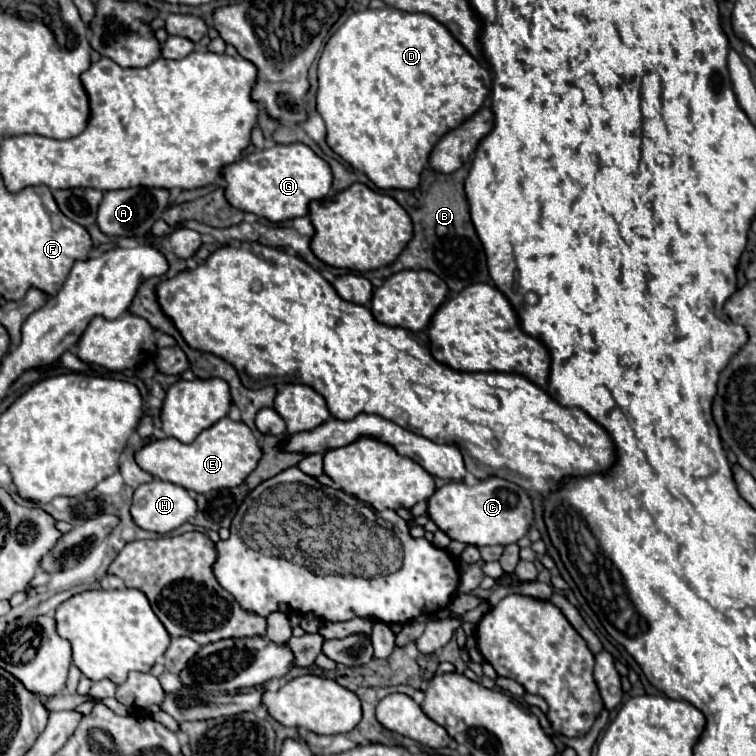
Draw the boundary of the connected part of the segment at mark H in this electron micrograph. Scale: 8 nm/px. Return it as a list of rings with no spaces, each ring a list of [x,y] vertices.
[[[152,480],[152,482],[142,484],[134,490],[130,516],[142,530],[166,534],[166,532],[172,532],[174,528],[178,528],[180,524],[188,522],[194,514],[196,514],[196,500],[182,486],[176,486],[172,482]]]

